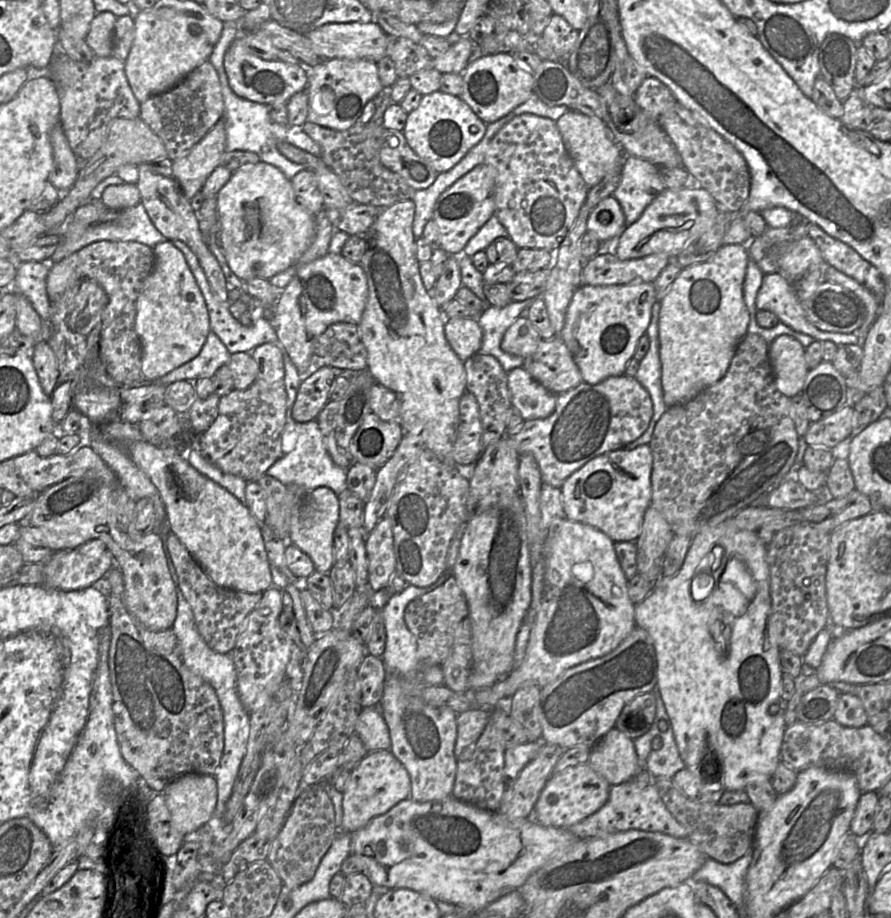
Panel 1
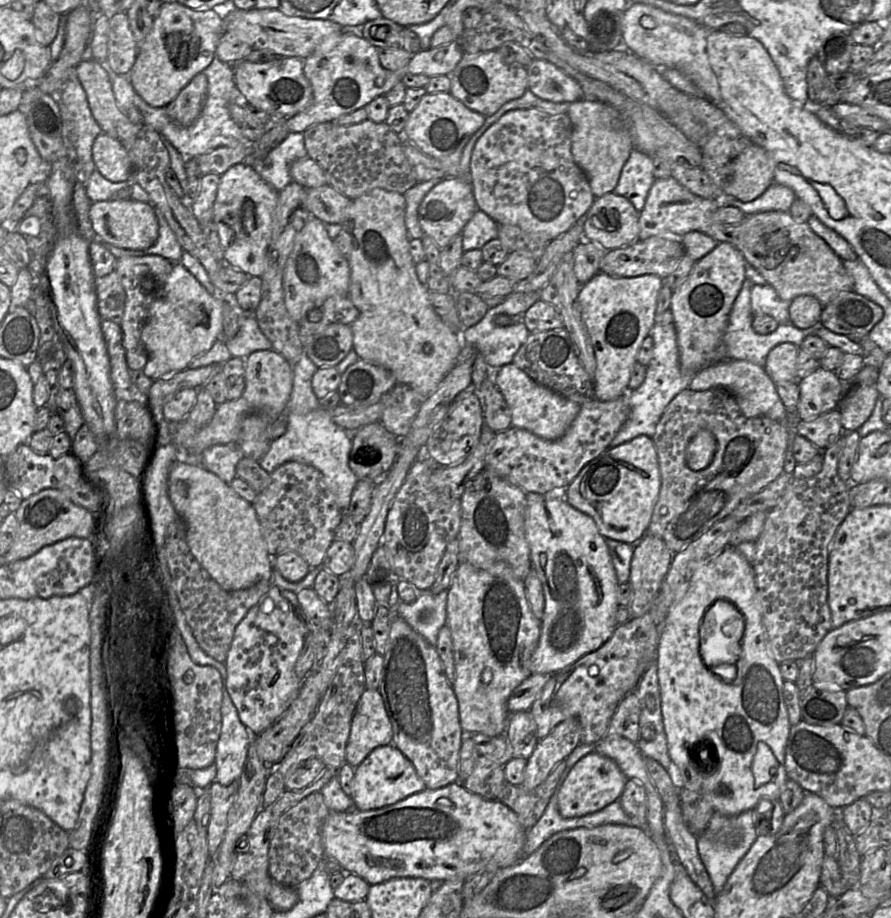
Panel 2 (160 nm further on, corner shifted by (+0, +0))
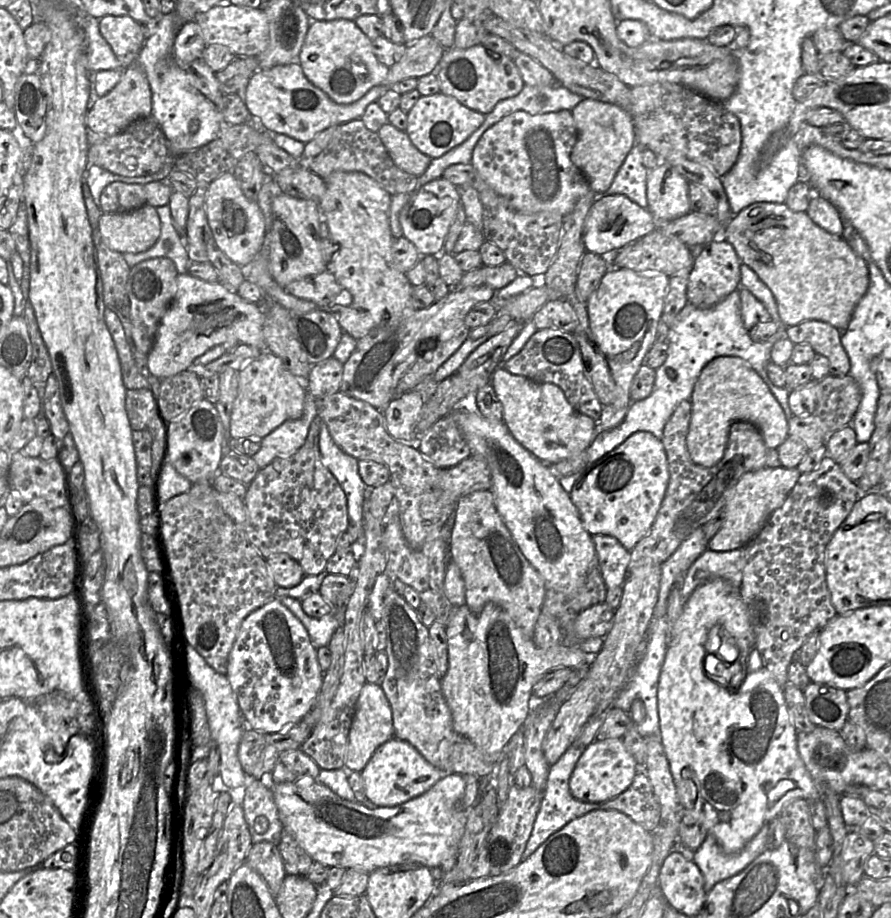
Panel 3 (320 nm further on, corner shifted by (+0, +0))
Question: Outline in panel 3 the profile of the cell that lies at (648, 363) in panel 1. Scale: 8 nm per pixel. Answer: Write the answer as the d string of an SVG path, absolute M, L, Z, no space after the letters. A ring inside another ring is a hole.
M740 288L732 291L722 301L710 308L699 308L687 303L669 327L666 341L668 355L665 362L655 370L652 393L643 400L632 401L620 425L611 430L598 432L586 450L588 464L593 464L638 431L650 432L661 440L664 426L677 406L684 400L691 401L695 383L702 369L709 361L718 356L736 356L749 362L777 399L789 420L793 416L788 399L790 390L775 386L770 381L766 370L771 361L771 349L783 336L785 336L785 331L778 329L767 341L756 342L751 339L742 320Z

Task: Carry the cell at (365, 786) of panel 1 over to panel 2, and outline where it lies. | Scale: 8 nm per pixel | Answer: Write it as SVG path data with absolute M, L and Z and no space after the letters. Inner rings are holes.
M390 744L372 750L355 768L350 797L357 810L368 811L395 804L425 788L412 763L399 749Z

